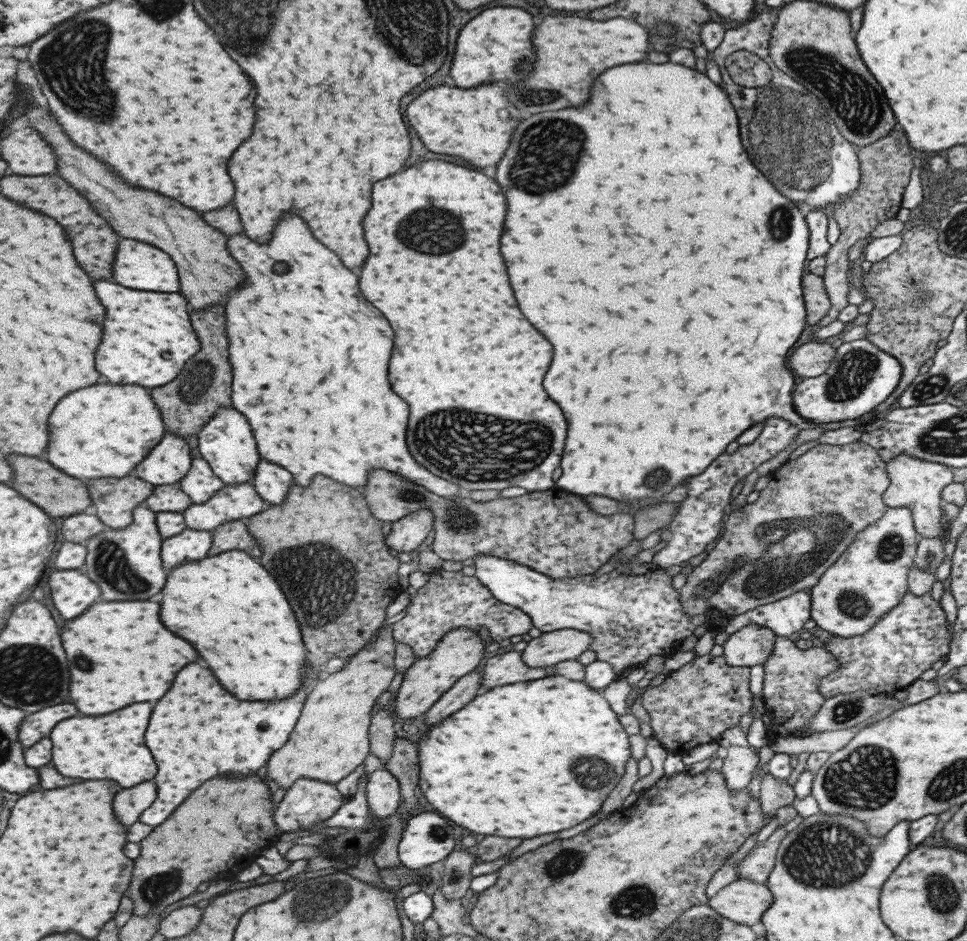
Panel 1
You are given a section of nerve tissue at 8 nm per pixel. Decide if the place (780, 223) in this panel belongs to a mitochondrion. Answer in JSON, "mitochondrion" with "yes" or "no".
{"mitochondrion":"yes"}

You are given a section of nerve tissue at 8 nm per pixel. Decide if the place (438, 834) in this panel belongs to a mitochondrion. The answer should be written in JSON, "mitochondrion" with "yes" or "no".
{"mitochondrion":"yes"}

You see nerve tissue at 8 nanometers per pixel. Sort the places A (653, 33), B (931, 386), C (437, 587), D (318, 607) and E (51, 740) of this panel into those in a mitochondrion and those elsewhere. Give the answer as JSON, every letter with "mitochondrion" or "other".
{"A":"other","B":"mitochondrion","C":"other","D":"mitochondrion","E":"other"}

